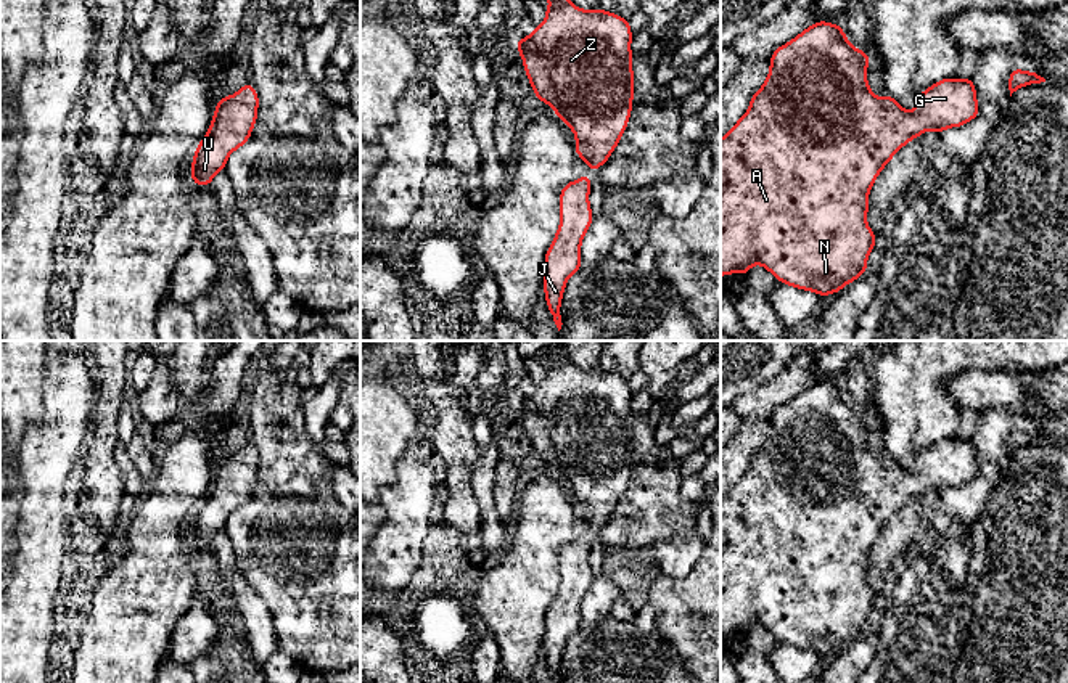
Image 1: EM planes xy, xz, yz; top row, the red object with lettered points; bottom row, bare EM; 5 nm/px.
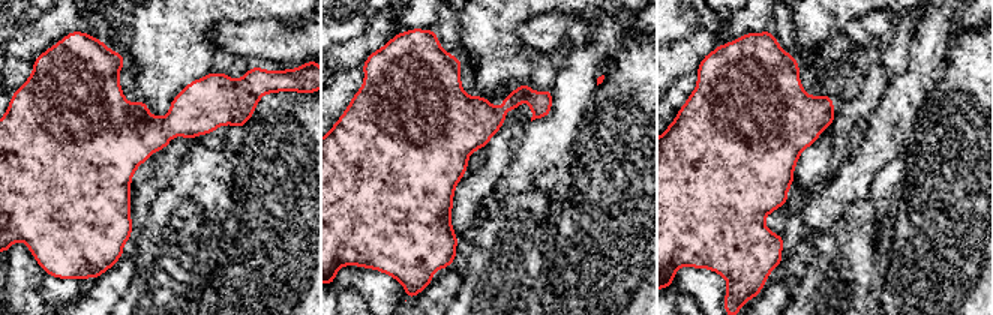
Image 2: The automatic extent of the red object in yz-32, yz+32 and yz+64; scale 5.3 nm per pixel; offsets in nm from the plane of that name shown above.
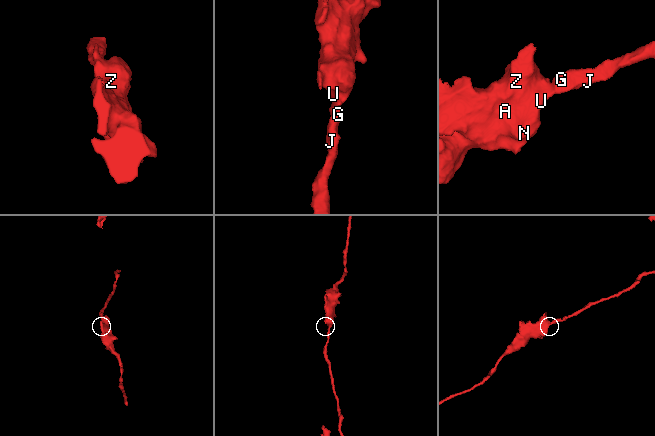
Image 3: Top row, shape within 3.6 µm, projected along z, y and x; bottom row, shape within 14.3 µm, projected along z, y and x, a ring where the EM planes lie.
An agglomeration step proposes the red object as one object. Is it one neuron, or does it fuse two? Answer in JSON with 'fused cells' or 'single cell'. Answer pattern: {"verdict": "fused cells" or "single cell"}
{"verdict": "single cell"}

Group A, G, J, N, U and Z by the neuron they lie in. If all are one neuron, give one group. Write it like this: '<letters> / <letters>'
A G J N U Z

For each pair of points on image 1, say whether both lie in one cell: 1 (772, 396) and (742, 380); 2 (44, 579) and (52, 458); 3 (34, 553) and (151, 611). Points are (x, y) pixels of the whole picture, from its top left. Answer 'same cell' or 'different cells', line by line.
1: different cells
2: same cell
3: different cells

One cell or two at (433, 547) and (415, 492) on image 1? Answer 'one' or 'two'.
two

